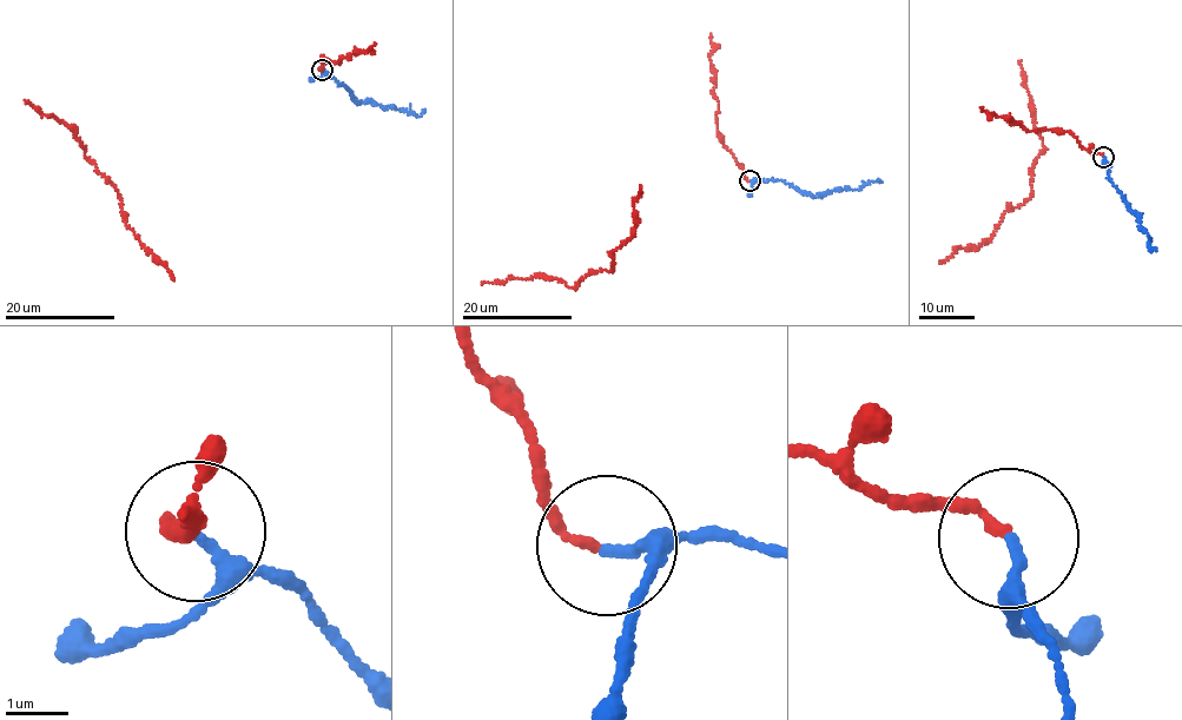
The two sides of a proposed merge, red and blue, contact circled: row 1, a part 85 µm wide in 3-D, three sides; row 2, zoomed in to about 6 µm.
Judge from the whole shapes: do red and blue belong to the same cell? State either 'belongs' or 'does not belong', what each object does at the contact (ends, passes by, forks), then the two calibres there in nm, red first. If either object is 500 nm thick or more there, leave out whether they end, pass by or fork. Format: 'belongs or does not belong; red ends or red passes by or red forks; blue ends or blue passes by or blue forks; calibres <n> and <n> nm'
belongs; red ends; blue passes by; calibres 150 and 150 nm

